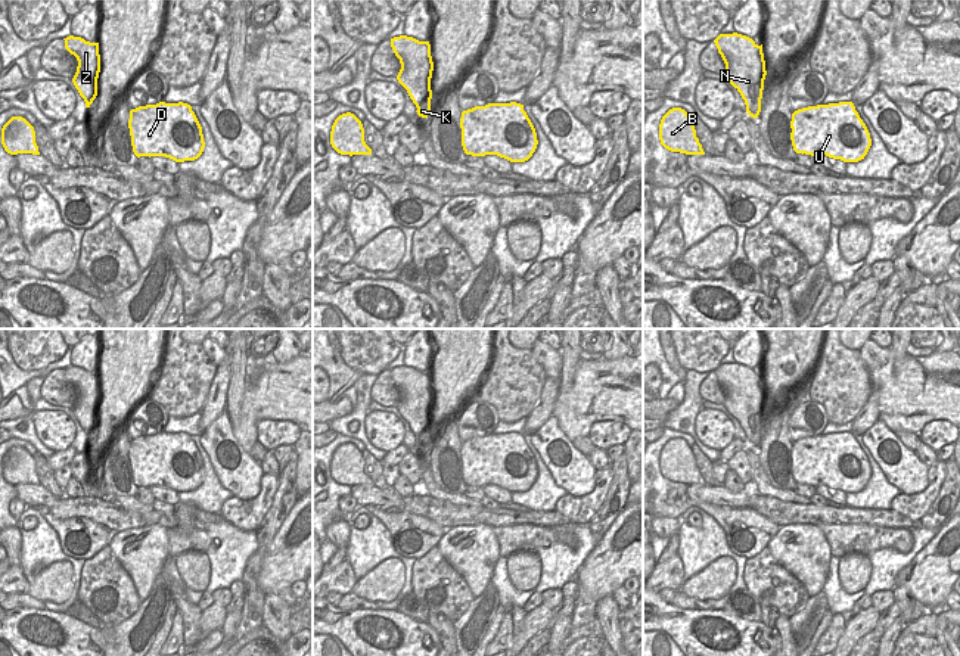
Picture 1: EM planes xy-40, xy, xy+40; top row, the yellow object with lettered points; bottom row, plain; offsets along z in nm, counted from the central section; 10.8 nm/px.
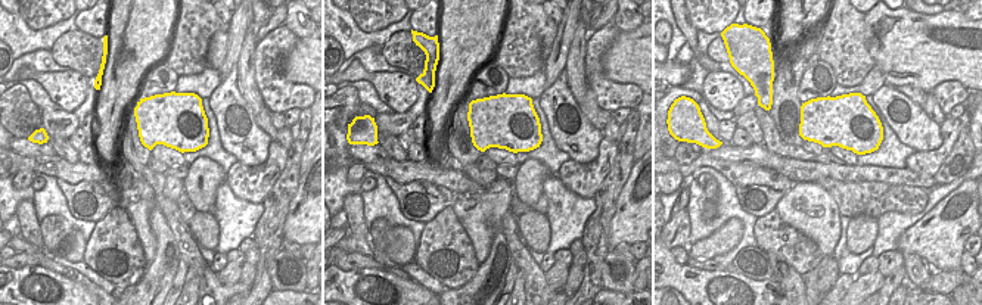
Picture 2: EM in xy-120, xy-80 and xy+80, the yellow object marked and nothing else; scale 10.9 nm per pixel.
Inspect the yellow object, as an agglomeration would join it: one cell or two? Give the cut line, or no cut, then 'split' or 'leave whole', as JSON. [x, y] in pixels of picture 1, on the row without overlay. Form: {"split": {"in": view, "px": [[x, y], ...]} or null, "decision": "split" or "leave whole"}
{"split": null, "decision": "leave whole"}

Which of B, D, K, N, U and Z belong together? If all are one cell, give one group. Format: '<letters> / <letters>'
B D K N U Z

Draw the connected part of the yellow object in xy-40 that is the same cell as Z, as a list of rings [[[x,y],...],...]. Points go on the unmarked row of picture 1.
[[[74,366],[63,370],[65,379],[78,391],[72,413],[80,426],[84,429],[86,438],[90,438],[97,426],[97,408],[100,402],[99,373],[90,373]]]

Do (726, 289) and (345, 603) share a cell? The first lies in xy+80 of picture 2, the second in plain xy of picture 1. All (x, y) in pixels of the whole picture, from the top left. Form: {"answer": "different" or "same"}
{"answer": "different"}

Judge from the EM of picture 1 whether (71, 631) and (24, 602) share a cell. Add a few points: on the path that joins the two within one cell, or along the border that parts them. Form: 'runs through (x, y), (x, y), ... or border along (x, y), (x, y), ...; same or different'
border along (15, 608), (44, 611); different

